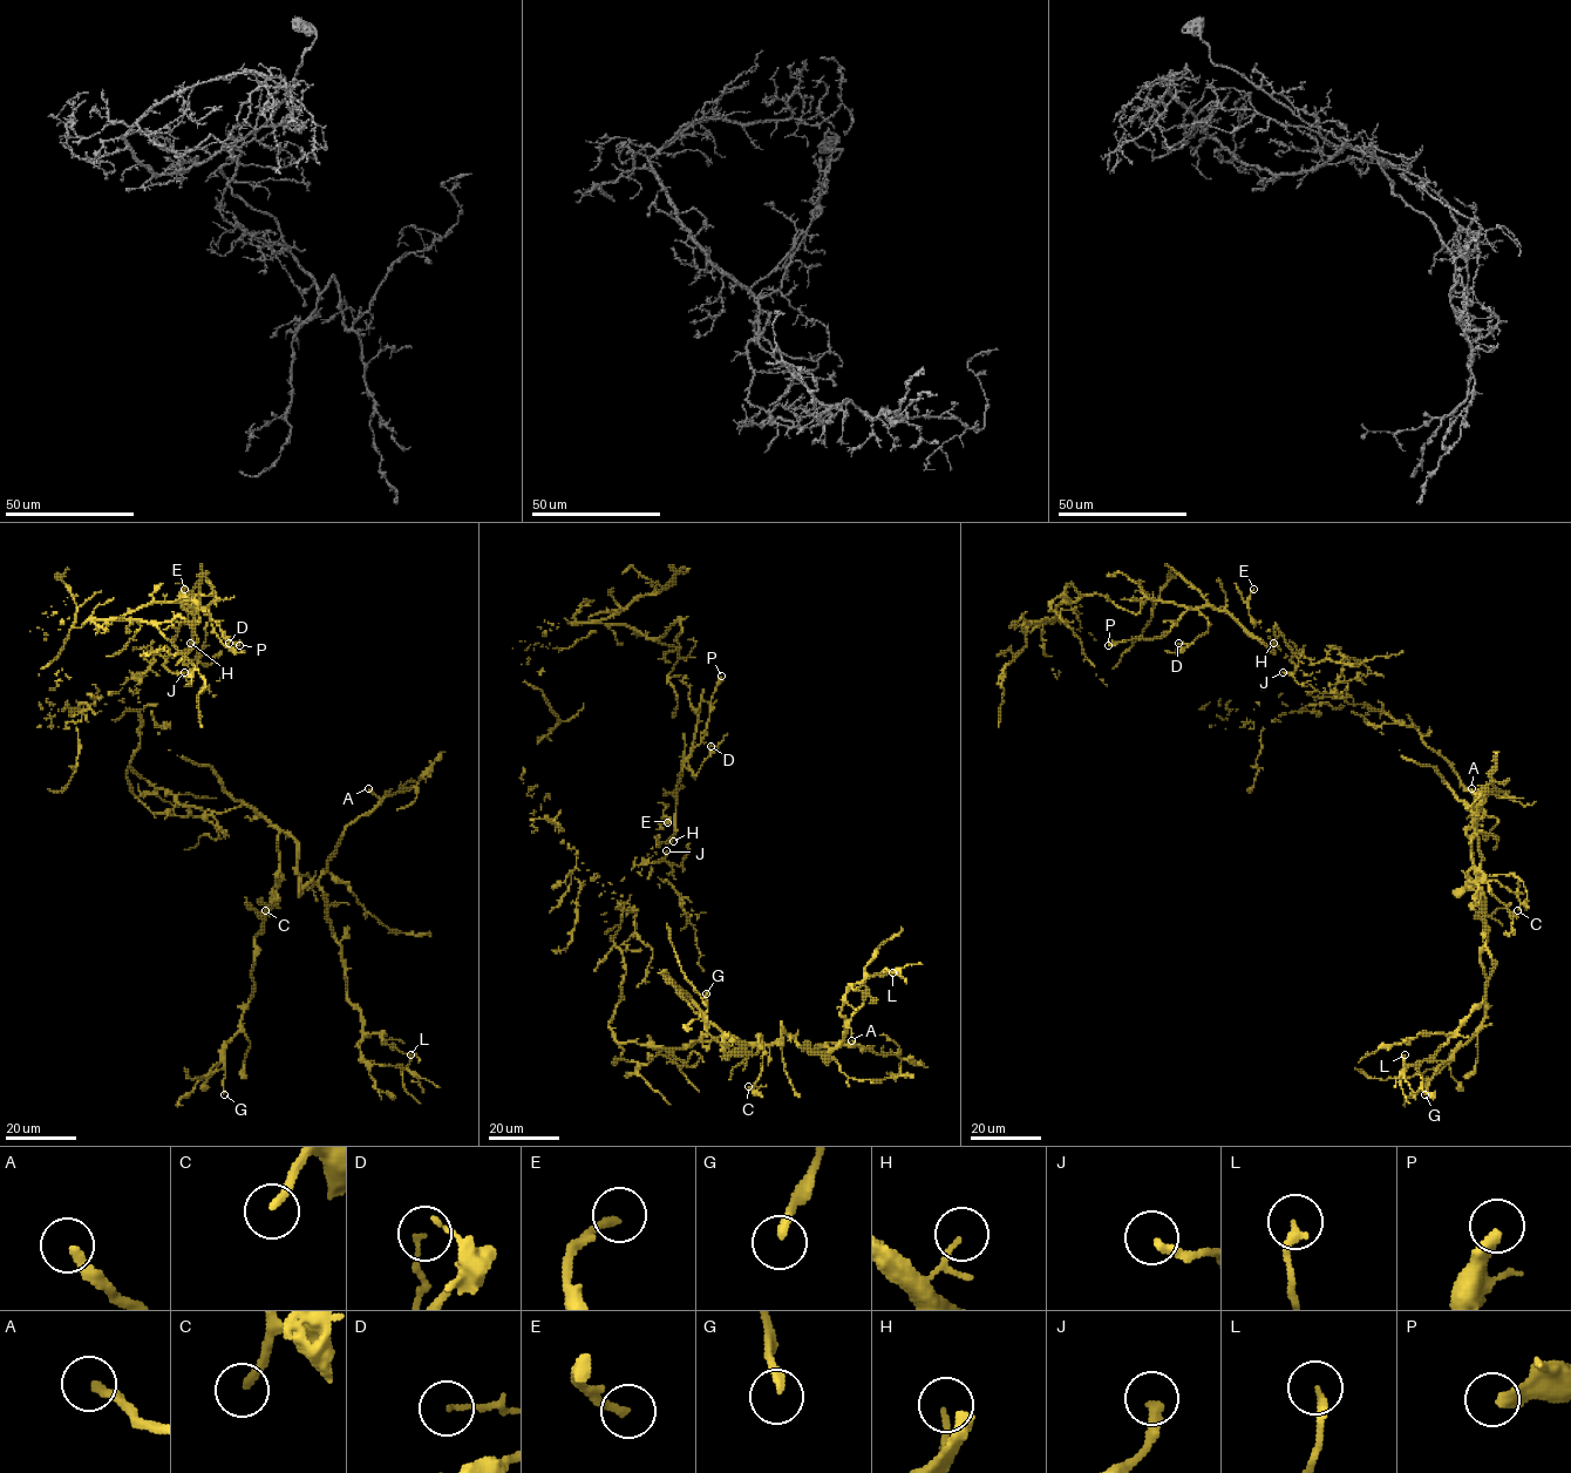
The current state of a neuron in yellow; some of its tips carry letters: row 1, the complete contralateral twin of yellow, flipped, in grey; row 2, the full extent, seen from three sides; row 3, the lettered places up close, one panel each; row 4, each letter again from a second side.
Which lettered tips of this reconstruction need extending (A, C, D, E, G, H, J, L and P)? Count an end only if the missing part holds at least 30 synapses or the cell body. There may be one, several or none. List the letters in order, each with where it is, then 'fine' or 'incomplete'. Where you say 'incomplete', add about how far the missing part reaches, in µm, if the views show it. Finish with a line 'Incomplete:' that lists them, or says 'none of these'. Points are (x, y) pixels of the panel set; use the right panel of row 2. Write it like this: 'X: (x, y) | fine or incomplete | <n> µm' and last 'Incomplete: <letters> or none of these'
A: (1471, 788) | incomplete | 50 µm
C: (1517, 910) | incomplete | 20 µm
D: (1178, 643) | fine
E: (1253, 589) | fine
G: (1425, 1094) | incomplete | 7 µm
H: (1273, 643) | fine
J: (1283, 672) | fine
L: (1405, 1054) | fine
P: (1108, 645) | incomplete | 45 µm
Incomplete: A, C, G, P

